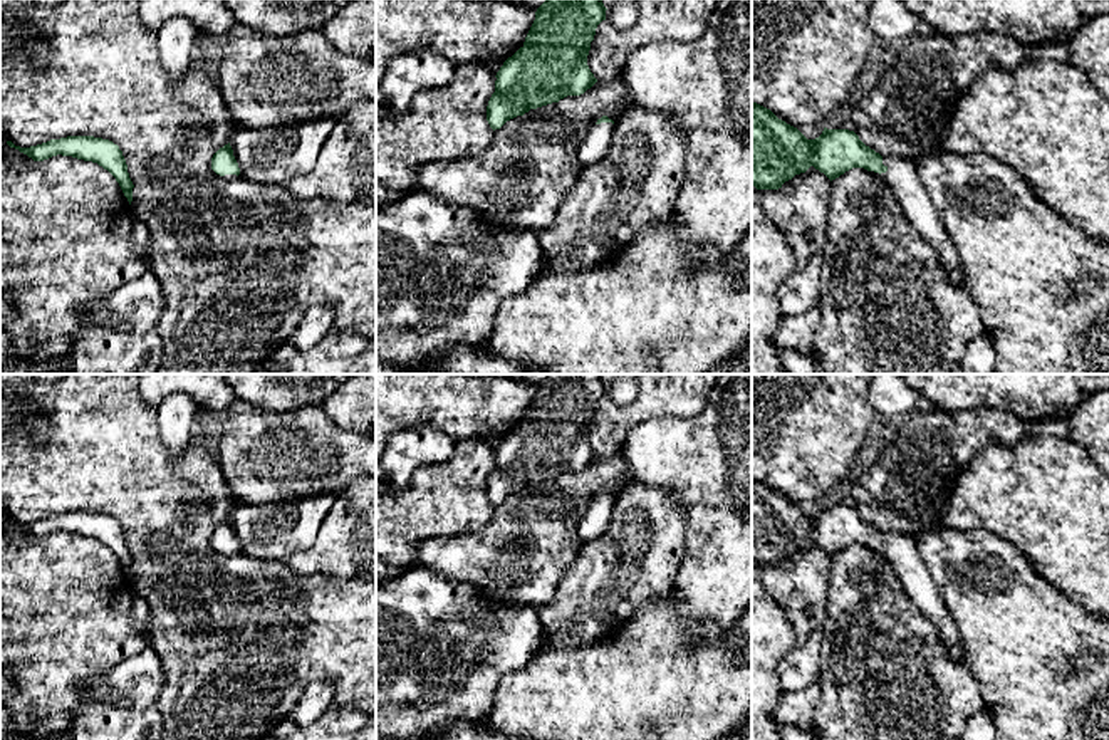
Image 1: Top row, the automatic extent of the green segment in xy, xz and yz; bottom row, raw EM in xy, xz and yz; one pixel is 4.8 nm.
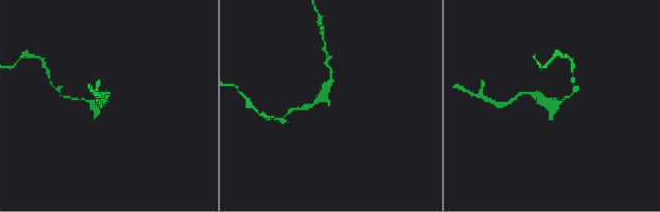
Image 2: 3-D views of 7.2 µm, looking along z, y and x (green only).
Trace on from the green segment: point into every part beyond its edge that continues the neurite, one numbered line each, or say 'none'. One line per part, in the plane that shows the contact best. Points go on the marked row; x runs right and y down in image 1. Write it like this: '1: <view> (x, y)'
1: yz (901, 175)

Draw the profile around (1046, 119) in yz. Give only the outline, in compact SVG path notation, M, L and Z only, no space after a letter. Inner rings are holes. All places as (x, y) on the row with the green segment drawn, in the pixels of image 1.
M1028 59L1015 70L988 67L950 111L940 138L943 151L983 153L1017 169L1037 196L1086 237L1109 243L1109 99L1069 62Z

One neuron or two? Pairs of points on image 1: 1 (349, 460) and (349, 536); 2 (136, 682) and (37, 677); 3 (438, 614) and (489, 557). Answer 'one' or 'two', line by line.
1: two
2: two
3: two

